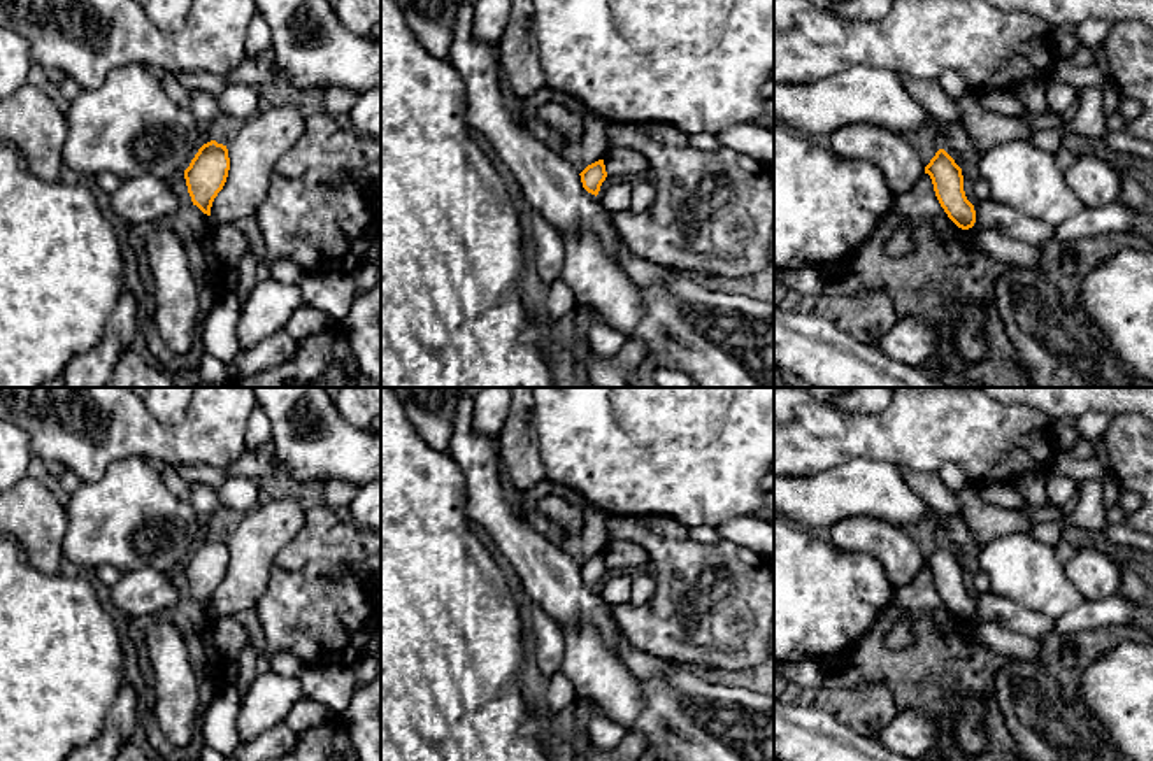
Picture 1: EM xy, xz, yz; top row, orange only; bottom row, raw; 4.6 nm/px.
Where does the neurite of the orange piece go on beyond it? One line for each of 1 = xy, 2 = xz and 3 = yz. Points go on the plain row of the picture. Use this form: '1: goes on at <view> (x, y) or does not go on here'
1: does not go on here
2: does not go on here
3: does not go on here

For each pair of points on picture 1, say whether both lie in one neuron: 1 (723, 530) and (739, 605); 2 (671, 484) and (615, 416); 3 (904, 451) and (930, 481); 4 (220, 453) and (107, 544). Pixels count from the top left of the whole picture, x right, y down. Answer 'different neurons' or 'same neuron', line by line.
1: different neurons
2: same neuron
3: different neurons
4: different neurons

